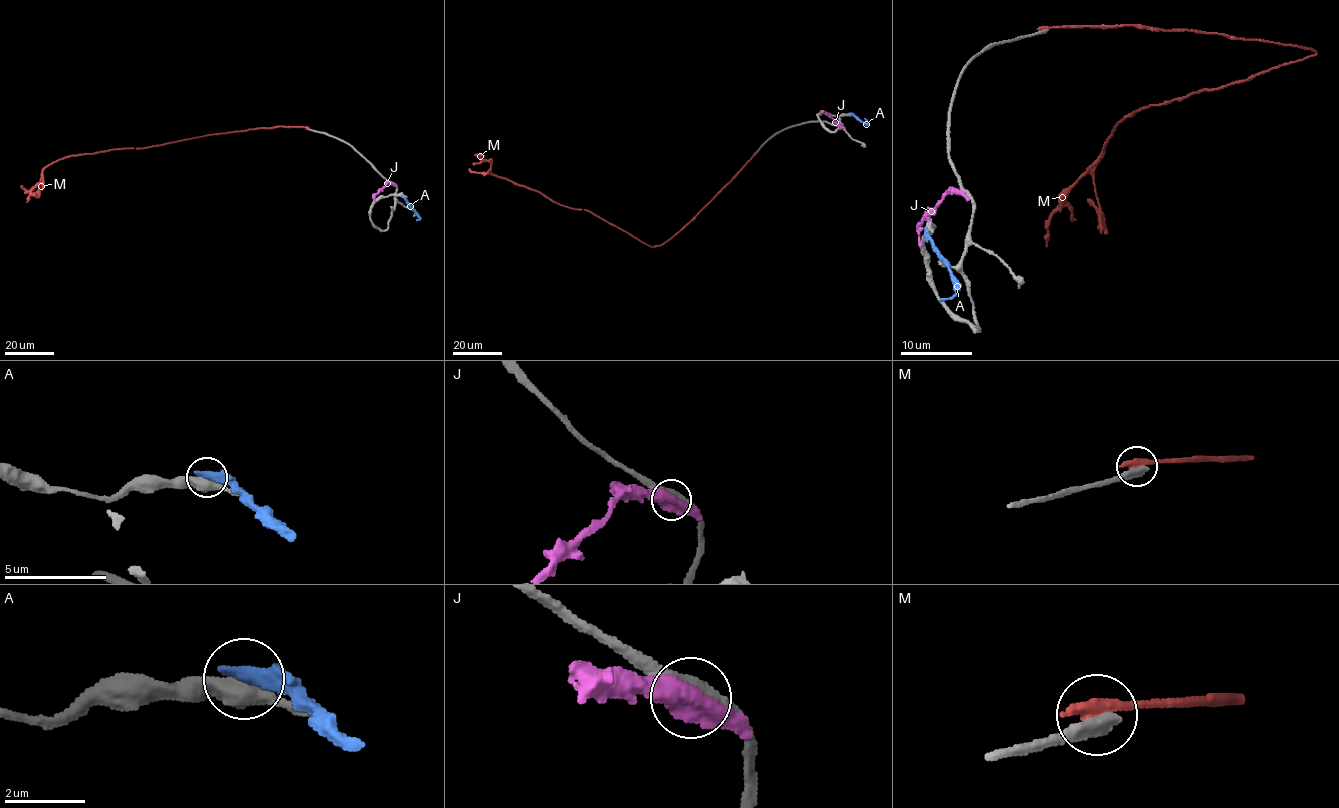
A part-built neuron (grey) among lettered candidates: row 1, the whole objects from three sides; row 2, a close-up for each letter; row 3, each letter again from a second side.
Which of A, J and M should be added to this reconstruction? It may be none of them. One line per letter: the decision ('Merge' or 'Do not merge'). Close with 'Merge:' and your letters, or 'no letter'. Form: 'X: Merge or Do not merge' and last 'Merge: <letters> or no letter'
A: Do not merge
J: Do not merge
M: Do not merge
Merge: no letter

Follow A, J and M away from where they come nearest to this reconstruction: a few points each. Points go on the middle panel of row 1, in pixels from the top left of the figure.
A: (850, 114), (867, 123), (864, 118)
J: (841, 126), (823, 112)
M: (755, 153), (688, 223), (651, 247), (588, 210), (560, 205), (496, 176), (490, 162), (474, 155)

